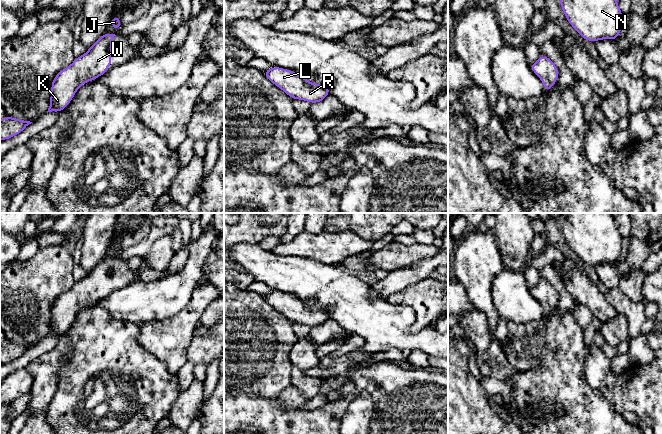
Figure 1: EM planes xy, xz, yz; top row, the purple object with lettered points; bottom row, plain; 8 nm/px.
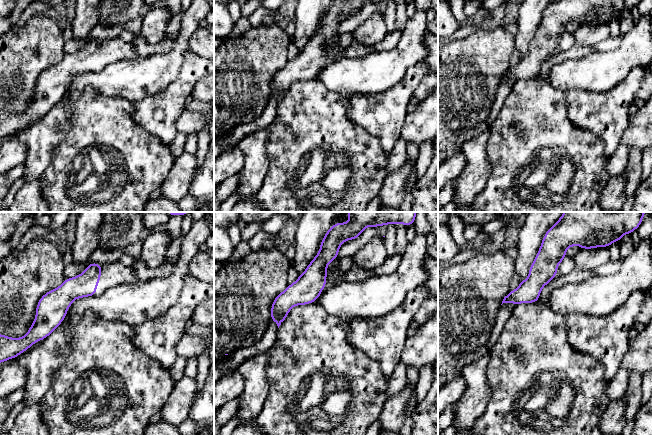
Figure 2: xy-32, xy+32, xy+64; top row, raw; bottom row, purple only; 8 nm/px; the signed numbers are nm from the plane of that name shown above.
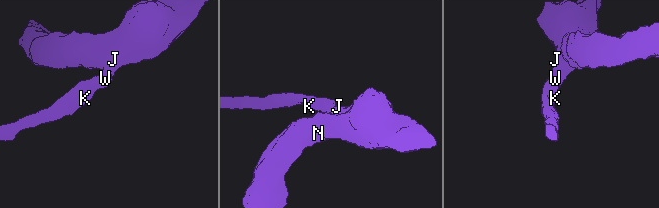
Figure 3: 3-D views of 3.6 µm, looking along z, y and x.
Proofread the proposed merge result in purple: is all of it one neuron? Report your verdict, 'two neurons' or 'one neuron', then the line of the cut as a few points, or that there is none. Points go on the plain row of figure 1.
one neuron; no cut

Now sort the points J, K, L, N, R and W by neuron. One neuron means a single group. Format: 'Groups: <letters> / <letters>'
Groups: J K L N R W

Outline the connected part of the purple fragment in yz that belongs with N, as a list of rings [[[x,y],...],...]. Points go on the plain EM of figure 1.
[[[567,213],[559,222],[571,250],[584,264],[616,264],[623,237],[611,213]]]

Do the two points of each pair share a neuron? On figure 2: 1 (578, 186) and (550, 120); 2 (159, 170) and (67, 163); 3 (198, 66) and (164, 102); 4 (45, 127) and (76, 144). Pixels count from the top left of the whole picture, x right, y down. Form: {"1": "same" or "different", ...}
{"1": "same", "2": "same", "3": "same", "4": "different"}

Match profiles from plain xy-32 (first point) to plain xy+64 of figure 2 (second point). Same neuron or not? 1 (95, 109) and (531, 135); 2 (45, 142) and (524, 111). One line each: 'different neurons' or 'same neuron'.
1: same neuron
2: different neurons

